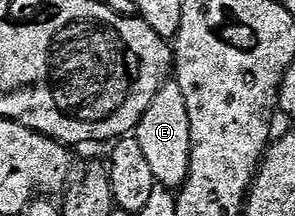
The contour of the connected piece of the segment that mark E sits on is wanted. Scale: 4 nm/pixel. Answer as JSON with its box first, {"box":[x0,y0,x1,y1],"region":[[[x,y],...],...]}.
{"box":[133,80,191,191],"region":[[[168,80],[157,92],[153,104],[141,116],[133,136],[145,151],[149,169],[153,171],[156,183],[170,191],[178,191],[185,184],[191,163],[191,137],[189,136],[189,108],[185,104],[185,92],[181,92],[178,82]]]}

